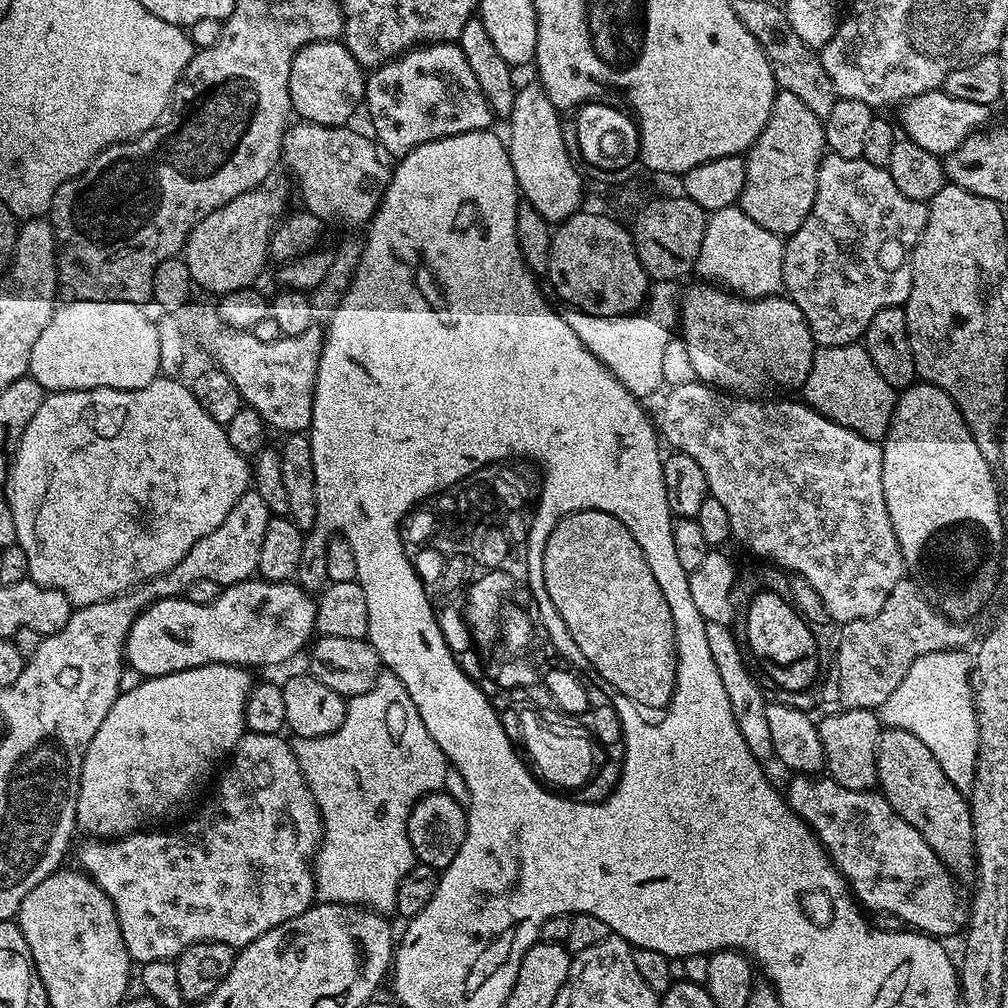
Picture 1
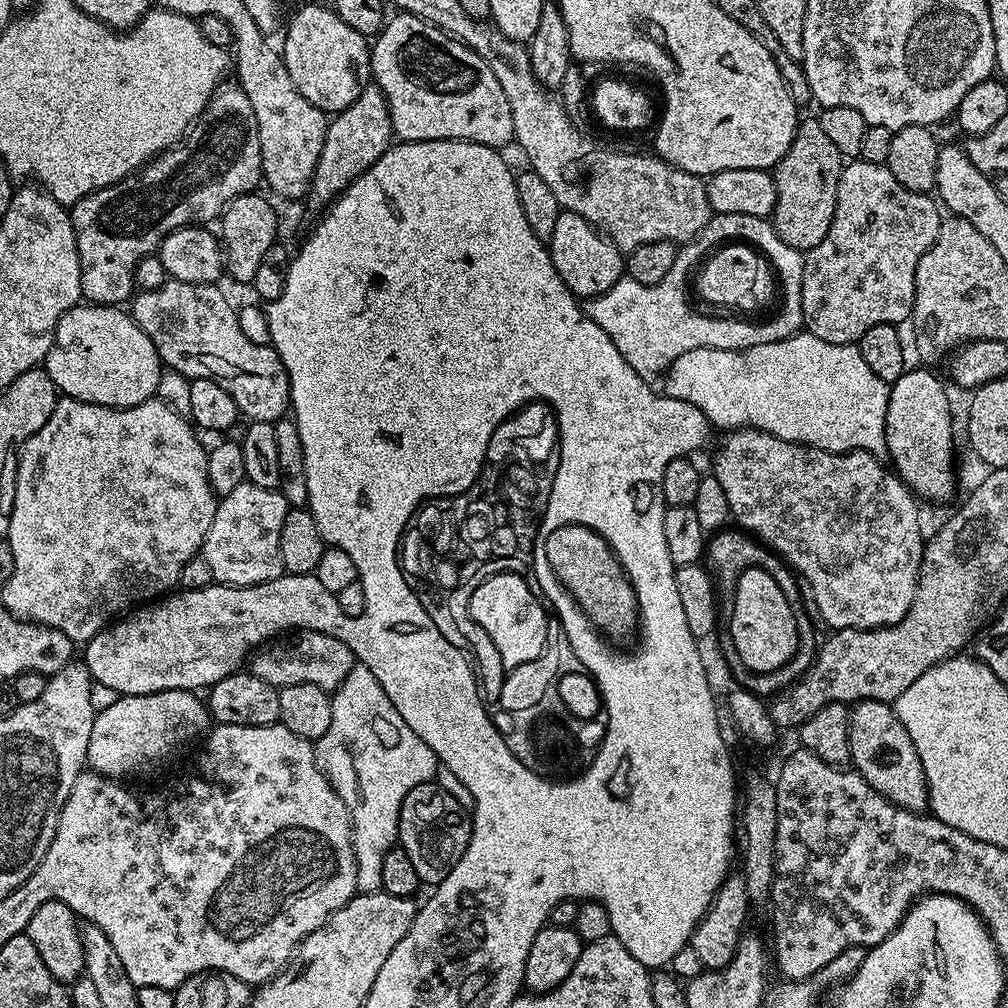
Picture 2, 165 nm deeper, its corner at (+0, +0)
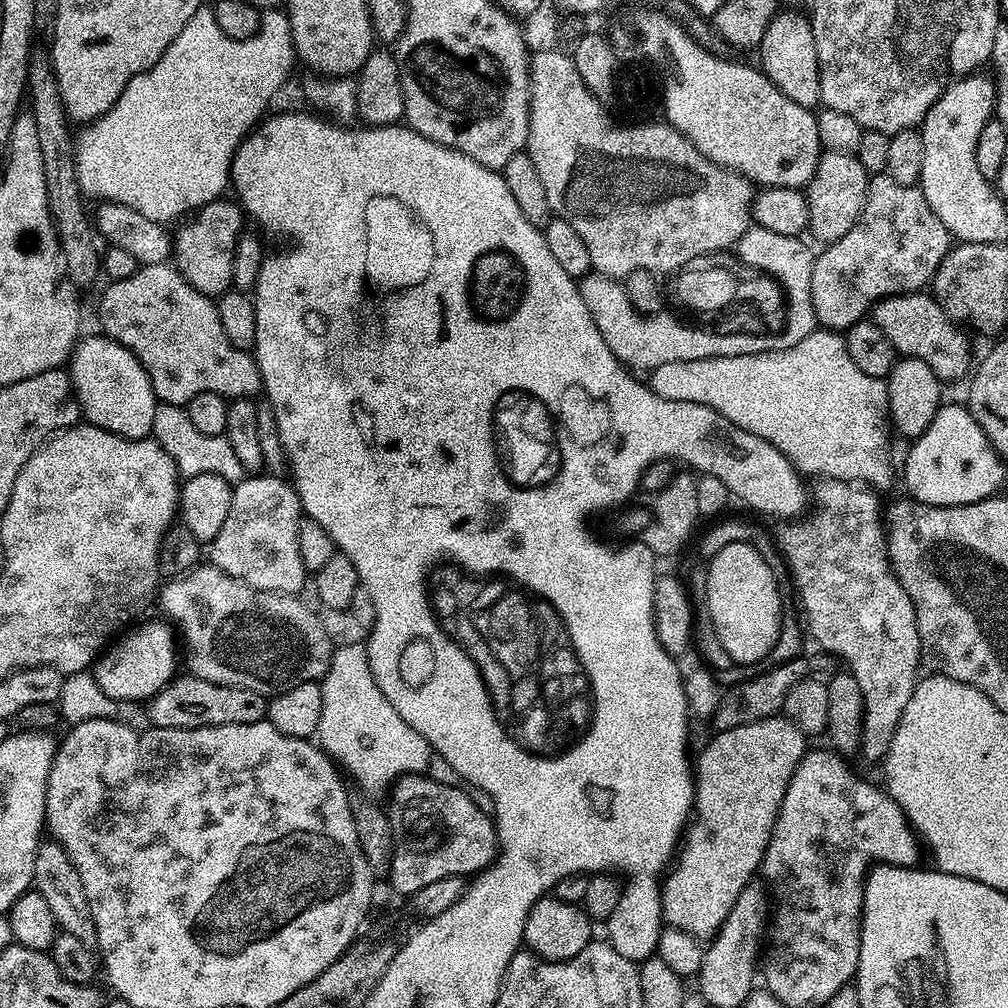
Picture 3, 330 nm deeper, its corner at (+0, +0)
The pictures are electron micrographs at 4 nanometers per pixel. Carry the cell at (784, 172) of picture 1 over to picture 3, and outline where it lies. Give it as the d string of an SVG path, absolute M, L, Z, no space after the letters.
M821 151L820 161L812 175L812 181L806 186L806 195L808 197L808 232L816 240L821 240L821 245L832 244L842 234L850 231L850 226L858 222L858 218L864 209L864 203L868 197L868 181L870 173L858 162L858 158L850 152L829 152Z

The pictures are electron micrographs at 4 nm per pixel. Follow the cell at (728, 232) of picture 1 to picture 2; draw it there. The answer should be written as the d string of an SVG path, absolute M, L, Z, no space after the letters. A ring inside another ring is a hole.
M713 214L708 217L708 225L677 251L674 266L670 266L662 282L643 284L630 278L621 278L601 296L591 297L587 301L586 311L591 320L598 322L598 326L606 330L610 342L618 346L618 354L622 354L622 358L630 362L637 374L645 378L653 378L652 376L656 375L659 377L667 373L670 365L682 354L686 354L686 350L713 348L743 352L745 348L762 346L766 342L778 342L796 335L804 328L803 273L804 256L797 248L786 246L786 242L778 238L771 219L750 214ZM725 242L753 244L761 255L771 259L775 269L783 276L784 311L772 324L766 324L762 320L731 320L729 316L710 318L696 311L690 299L690 277L696 265L704 259L704 255L711 248Z

